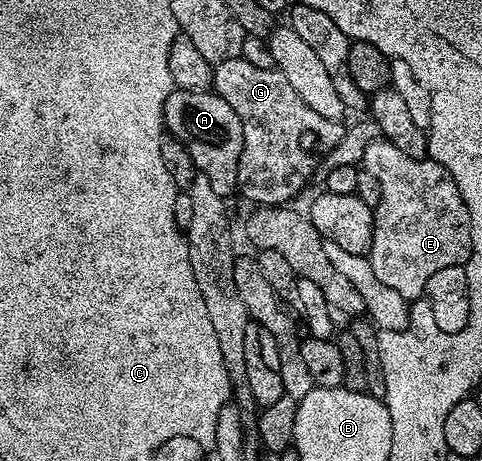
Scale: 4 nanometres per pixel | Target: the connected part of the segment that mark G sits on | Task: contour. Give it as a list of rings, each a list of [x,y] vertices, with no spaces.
[[[244,57],[228,58],[214,65],[213,91],[217,92],[236,114],[240,114],[240,126],[244,126],[244,146],[240,154],[238,167],[238,192],[254,206],[286,206],[290,199],[305,186],[315,175],[320,159],[332,150],[342,137],[343,125],[337,120],[323,118],[316,114],[312,106],[301,100],[300,94],[292,90],[288,78],[280,74],[278,69],[252,66]]]

